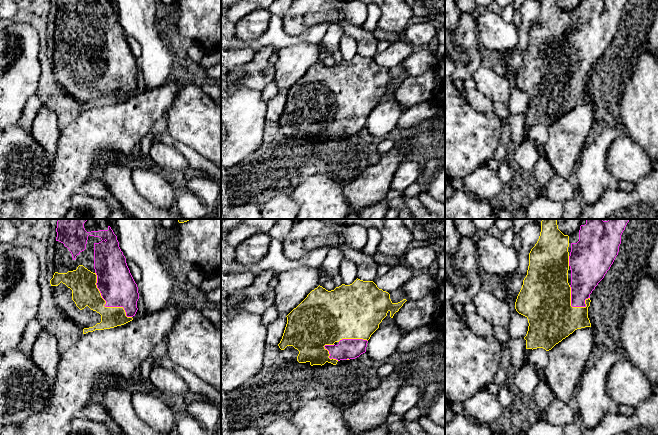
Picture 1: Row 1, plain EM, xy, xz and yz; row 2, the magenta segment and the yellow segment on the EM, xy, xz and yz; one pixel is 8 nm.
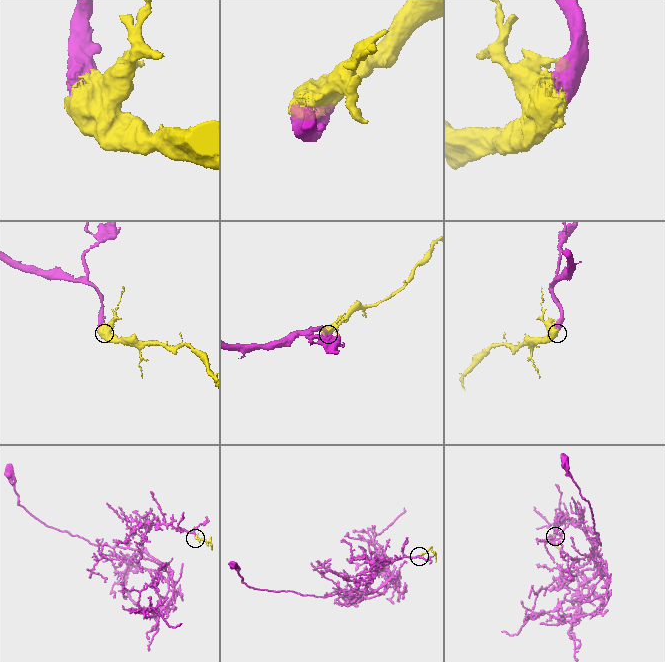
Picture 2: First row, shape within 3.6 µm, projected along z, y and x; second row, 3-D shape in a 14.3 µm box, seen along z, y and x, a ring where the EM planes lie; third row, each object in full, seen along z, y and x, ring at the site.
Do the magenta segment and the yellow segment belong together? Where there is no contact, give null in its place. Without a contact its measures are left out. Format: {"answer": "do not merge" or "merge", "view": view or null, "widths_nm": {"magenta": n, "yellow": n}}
{"answer": "merge", "view": "xy", "widths_nm": {"magenta": 280, "yellow": 200}}

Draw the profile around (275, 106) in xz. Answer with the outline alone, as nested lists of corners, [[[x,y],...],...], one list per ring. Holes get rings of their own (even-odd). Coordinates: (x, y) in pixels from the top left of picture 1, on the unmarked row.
[[[279,92],[267,102],[265,121],[276,122],[280,119],[287,100],[286,92]]]

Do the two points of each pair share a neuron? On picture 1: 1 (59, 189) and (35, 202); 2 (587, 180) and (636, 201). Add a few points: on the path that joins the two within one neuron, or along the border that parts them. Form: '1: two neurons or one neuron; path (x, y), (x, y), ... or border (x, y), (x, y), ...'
1: one neuron; path (53, 195), (46, 202), (41, 202)
2: two neurons; border (618, 188), (607, 189), (595, 202), (590, 204)

